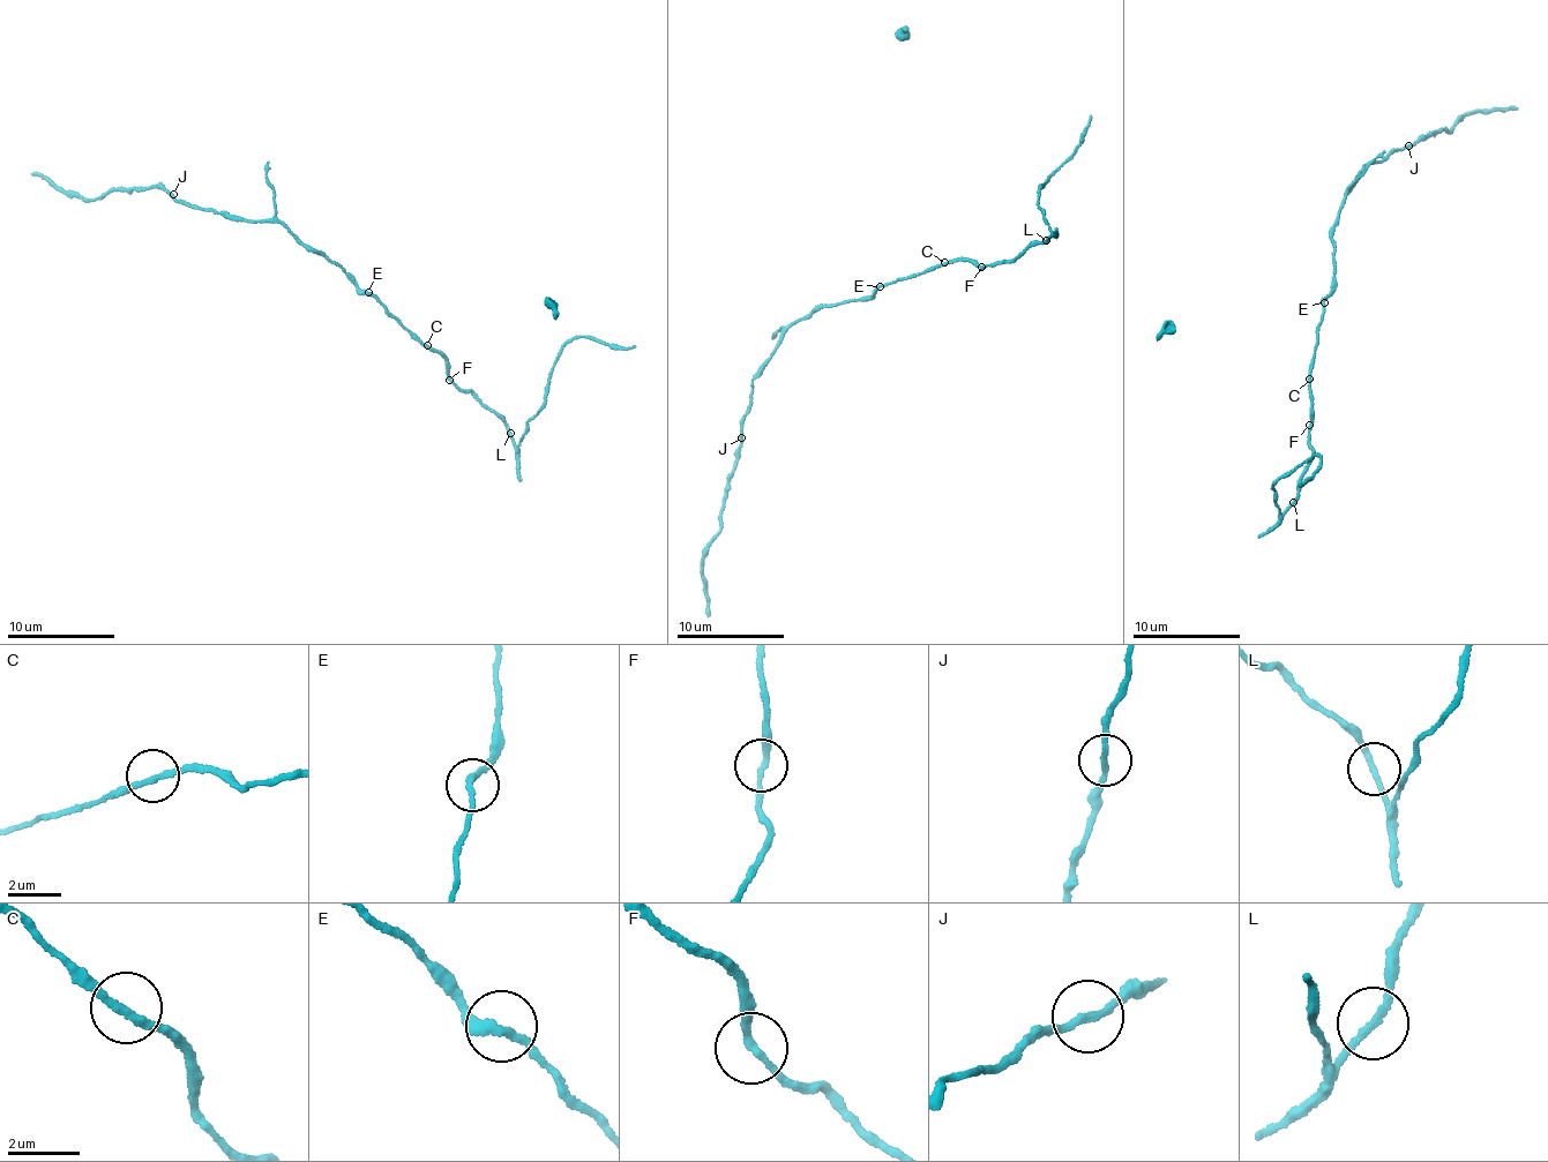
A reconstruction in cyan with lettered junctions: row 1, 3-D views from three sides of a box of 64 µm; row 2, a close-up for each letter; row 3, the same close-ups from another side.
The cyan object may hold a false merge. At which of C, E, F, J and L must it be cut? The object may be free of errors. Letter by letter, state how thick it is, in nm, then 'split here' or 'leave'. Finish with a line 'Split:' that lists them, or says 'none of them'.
C: 220 nm | leave
E: 240 nm | leave
F: 200 nm | leave
J: 200 nm | leave
L: 200 nm | leave
Split: none of them

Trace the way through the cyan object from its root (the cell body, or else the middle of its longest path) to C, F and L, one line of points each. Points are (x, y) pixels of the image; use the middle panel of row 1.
C: (926, 271), (944, 262)
F: (926, 271), (959, 260), (981, 267)
L: (926, 271), (959, 260), (969, 260), (981, 269), (1006, 262), (1046, 240)

